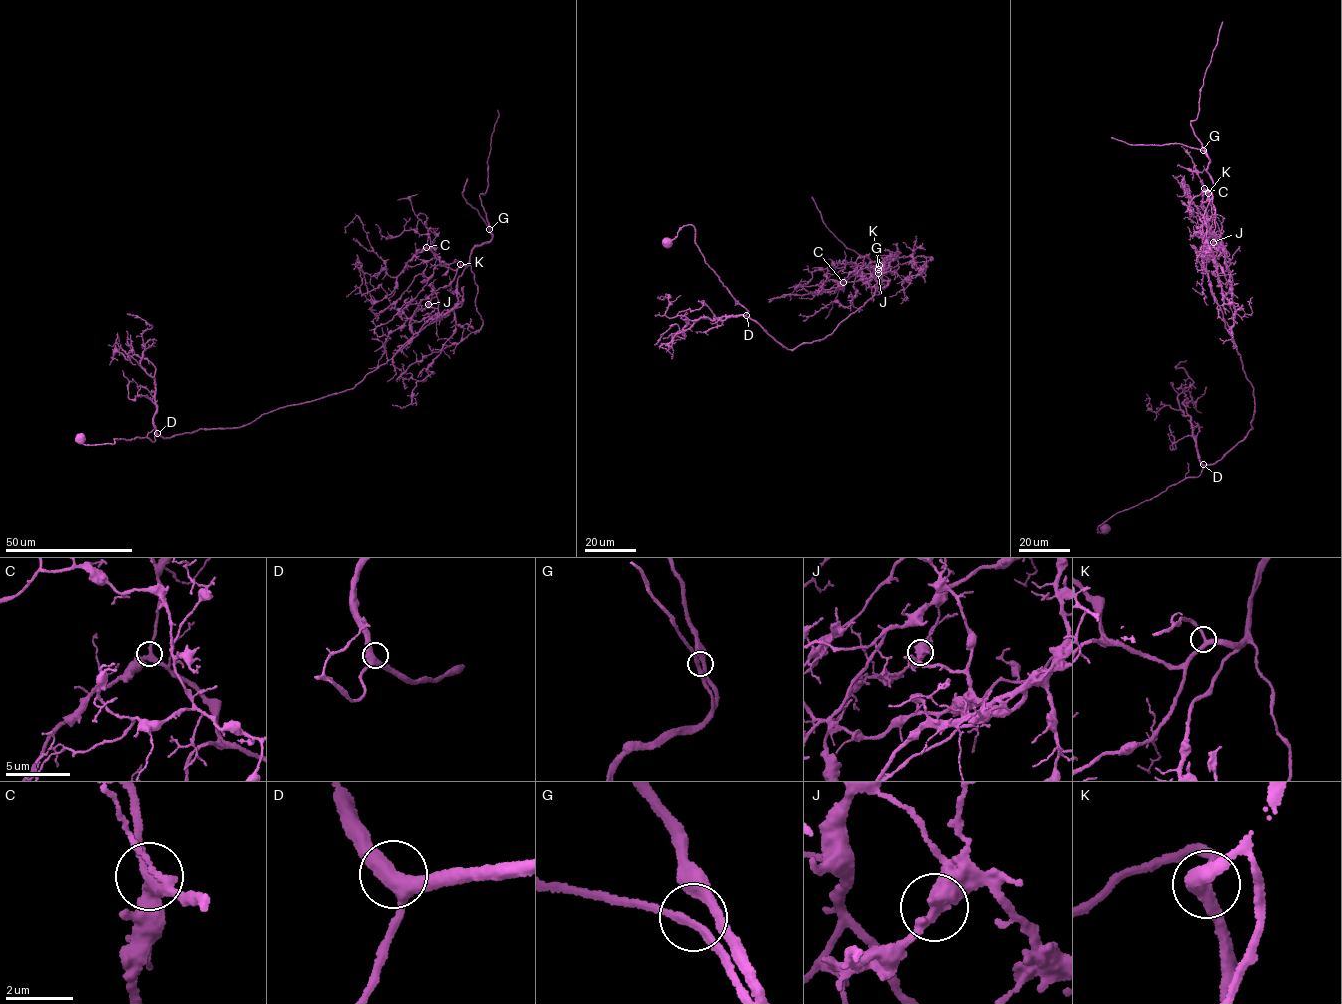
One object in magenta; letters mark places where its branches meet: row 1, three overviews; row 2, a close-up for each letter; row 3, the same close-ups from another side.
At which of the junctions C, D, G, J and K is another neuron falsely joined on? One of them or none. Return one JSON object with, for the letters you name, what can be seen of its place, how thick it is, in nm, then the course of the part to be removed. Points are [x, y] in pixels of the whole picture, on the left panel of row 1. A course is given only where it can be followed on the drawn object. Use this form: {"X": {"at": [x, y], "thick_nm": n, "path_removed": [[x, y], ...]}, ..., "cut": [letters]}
{"J": {"at": [428, 304], "thick_nm": 480, "path_removed": [[428, 304], [449, 313], [340, 392], [239, 427], [153, 442], [85, 445], [78, 434]]}, "cut": ["J"]}

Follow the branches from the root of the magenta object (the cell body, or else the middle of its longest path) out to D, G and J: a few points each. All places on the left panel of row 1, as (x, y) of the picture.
D: (79, 438), (92, 445), (137, 437), (153, 442), (157, 433)
G: (79, 438), (153, 442), (236, 428), (352, 388), (454, 307), (457, 279), (489, 229)
J: (79, 438), (92, 445), (137, 437), (153, 442), (157, 434), (236, 428), (344, 392), (449, 313), (428, 304)

